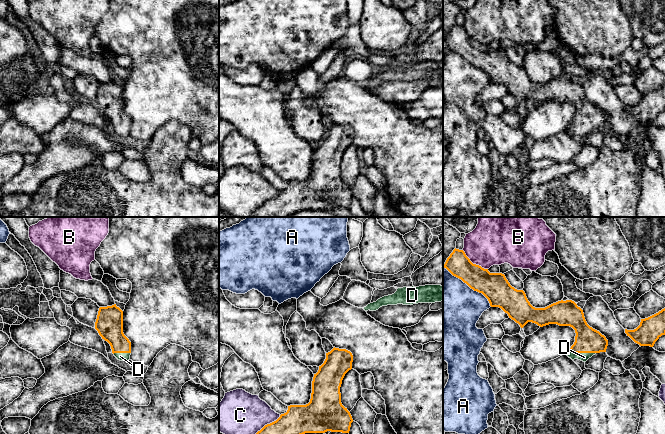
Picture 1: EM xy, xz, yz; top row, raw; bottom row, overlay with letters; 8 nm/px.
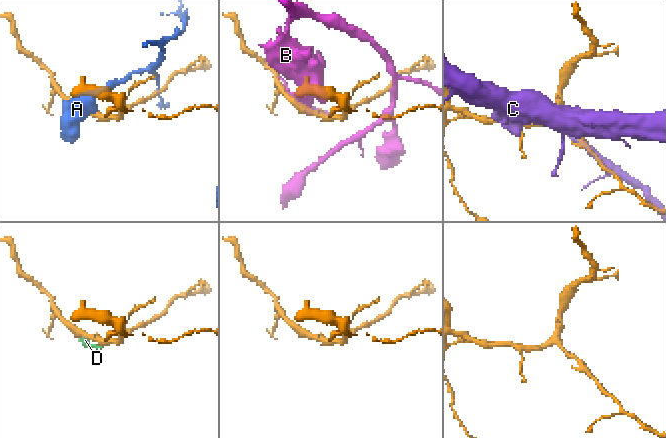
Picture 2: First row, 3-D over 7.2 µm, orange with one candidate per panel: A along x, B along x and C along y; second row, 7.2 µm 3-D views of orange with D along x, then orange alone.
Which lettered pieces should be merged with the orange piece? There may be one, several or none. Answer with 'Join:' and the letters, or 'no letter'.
Join: D

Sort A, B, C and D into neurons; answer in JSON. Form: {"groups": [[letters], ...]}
{"groups": [["A"], ["B"], ["C"], ["D"]]}

